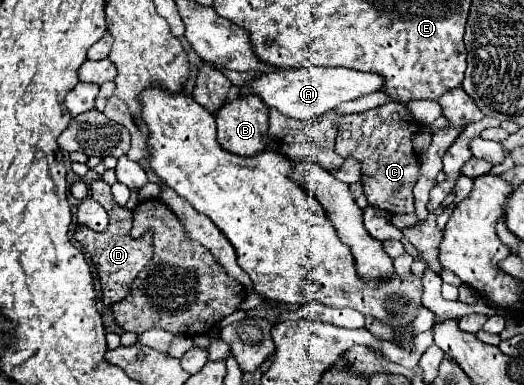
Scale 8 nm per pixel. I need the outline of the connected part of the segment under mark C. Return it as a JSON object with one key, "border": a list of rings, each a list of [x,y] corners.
{"border":[[[397,102],[377,106],[361,114],[349,114],[339,120],[339,142],[335,150],[343,158],[357,158],[363,164],[363,188],[371,206],[385,212],[415,212],[413,186],[419,178],[411,136],[419,130],[417,120]]]}

